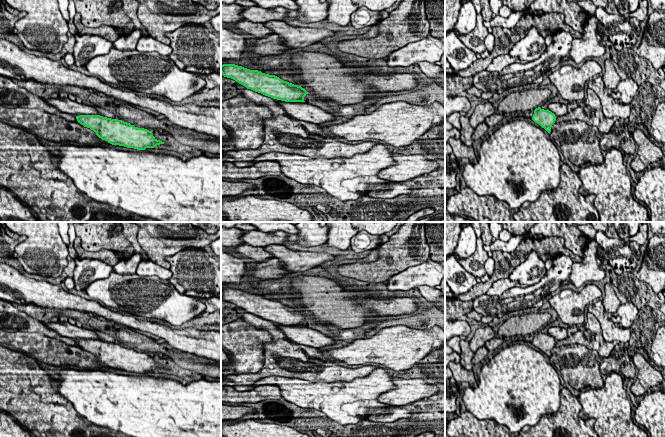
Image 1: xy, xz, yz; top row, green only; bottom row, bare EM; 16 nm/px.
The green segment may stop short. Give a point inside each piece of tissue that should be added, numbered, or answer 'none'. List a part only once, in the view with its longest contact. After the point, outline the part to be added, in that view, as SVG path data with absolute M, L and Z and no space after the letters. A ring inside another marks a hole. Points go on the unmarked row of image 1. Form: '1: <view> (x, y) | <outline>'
1: xz (303, 335) | M277 323L275 324L290 341L297 344L319 349L336 343L334 338L322 334L320 331L308 328L307 326L285 326Z

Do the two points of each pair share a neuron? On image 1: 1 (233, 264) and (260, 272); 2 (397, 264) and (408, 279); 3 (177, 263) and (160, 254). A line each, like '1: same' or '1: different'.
1: different
2: different
3: different

